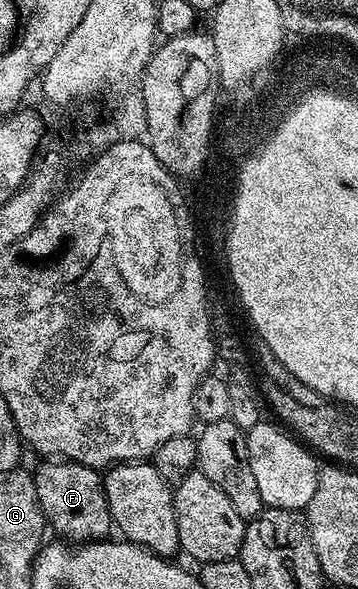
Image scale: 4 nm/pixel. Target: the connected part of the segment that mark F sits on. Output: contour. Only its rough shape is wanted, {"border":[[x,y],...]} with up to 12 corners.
{"border":[[75,461],[33,470],[47,526],[66,543],[112,533],[104,477]]}

